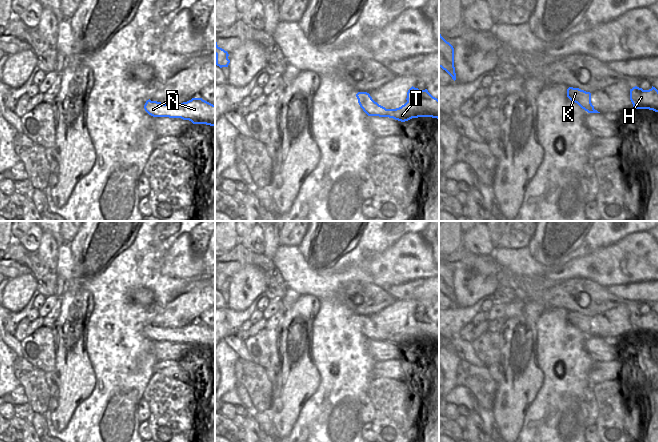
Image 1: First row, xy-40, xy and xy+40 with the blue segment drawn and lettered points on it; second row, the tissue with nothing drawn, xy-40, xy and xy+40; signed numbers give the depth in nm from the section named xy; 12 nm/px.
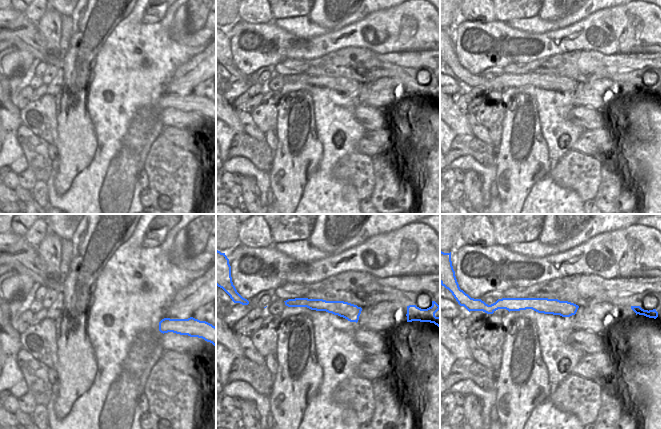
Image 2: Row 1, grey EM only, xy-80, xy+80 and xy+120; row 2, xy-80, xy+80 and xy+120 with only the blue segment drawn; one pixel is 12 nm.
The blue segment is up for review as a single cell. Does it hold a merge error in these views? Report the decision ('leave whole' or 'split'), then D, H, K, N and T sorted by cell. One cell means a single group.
leave whole; groups D H K N T

